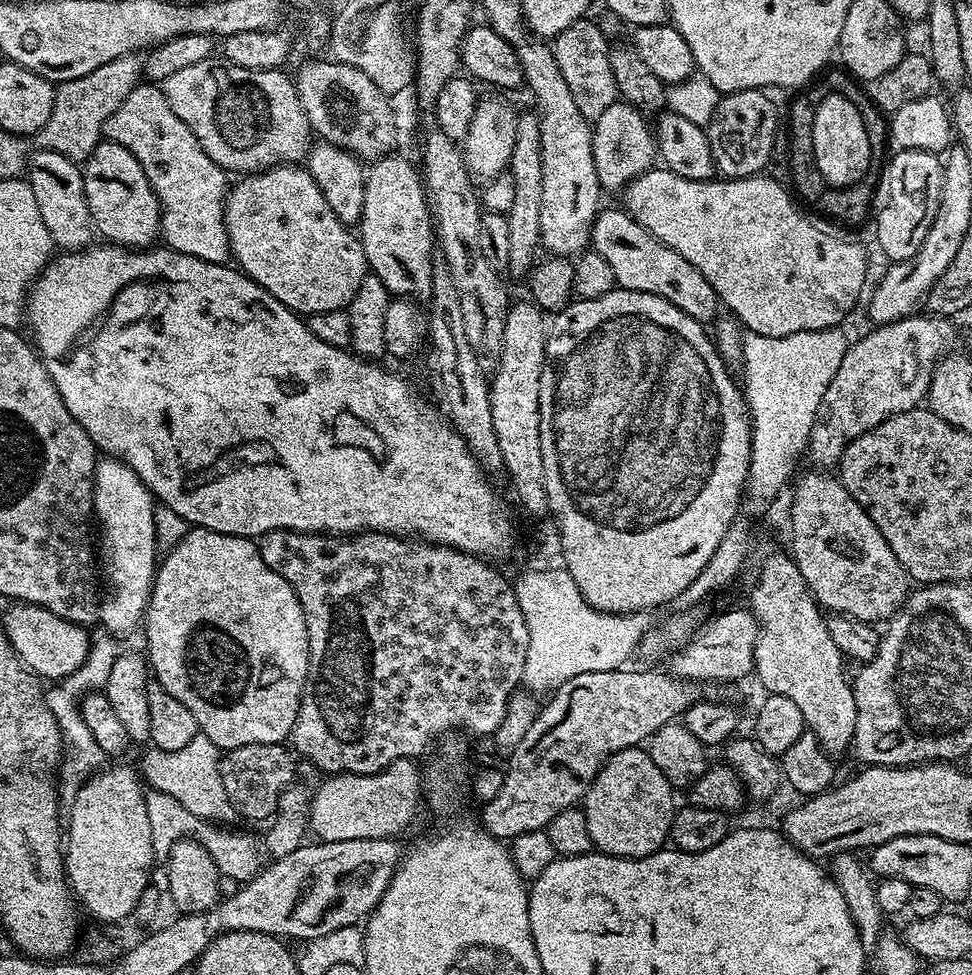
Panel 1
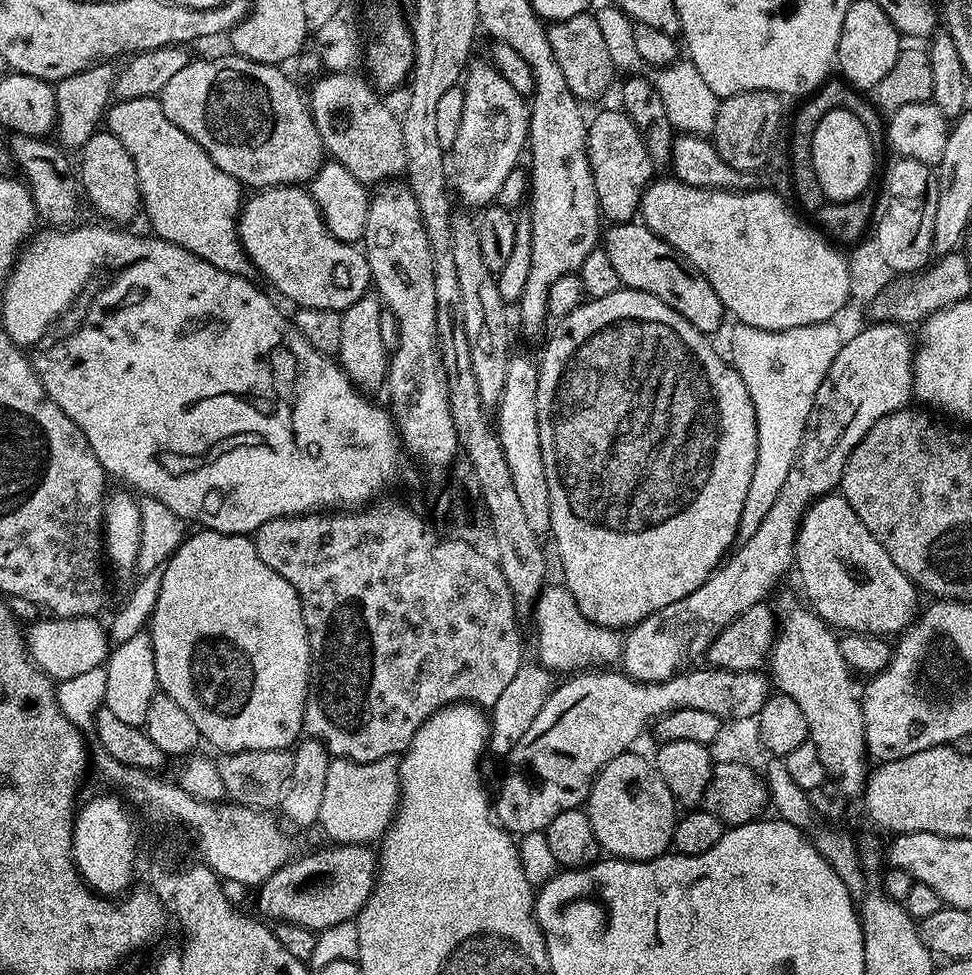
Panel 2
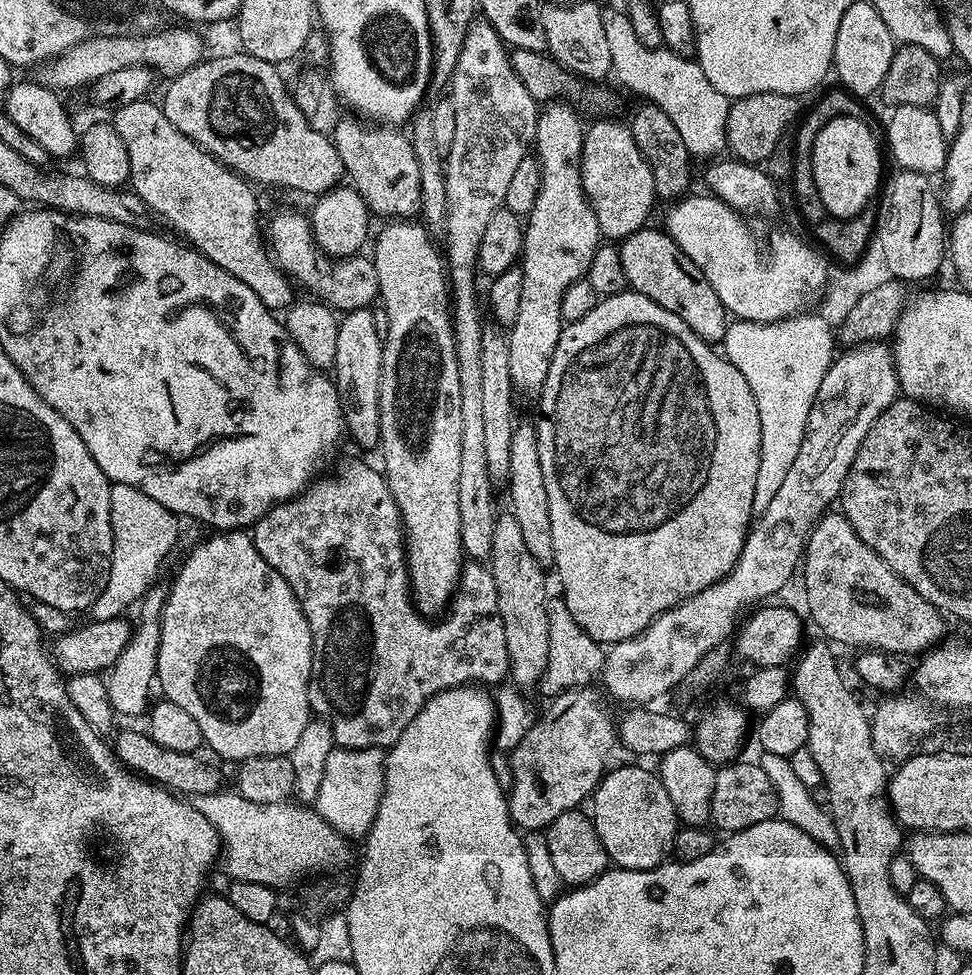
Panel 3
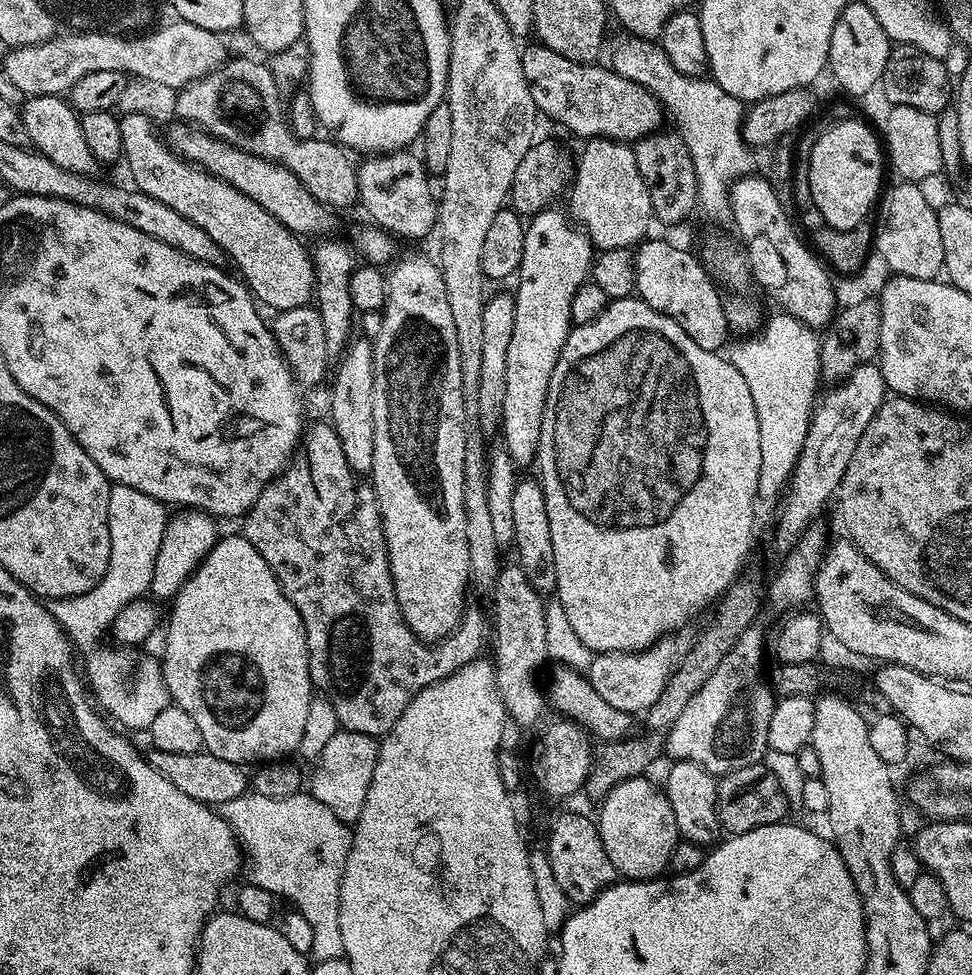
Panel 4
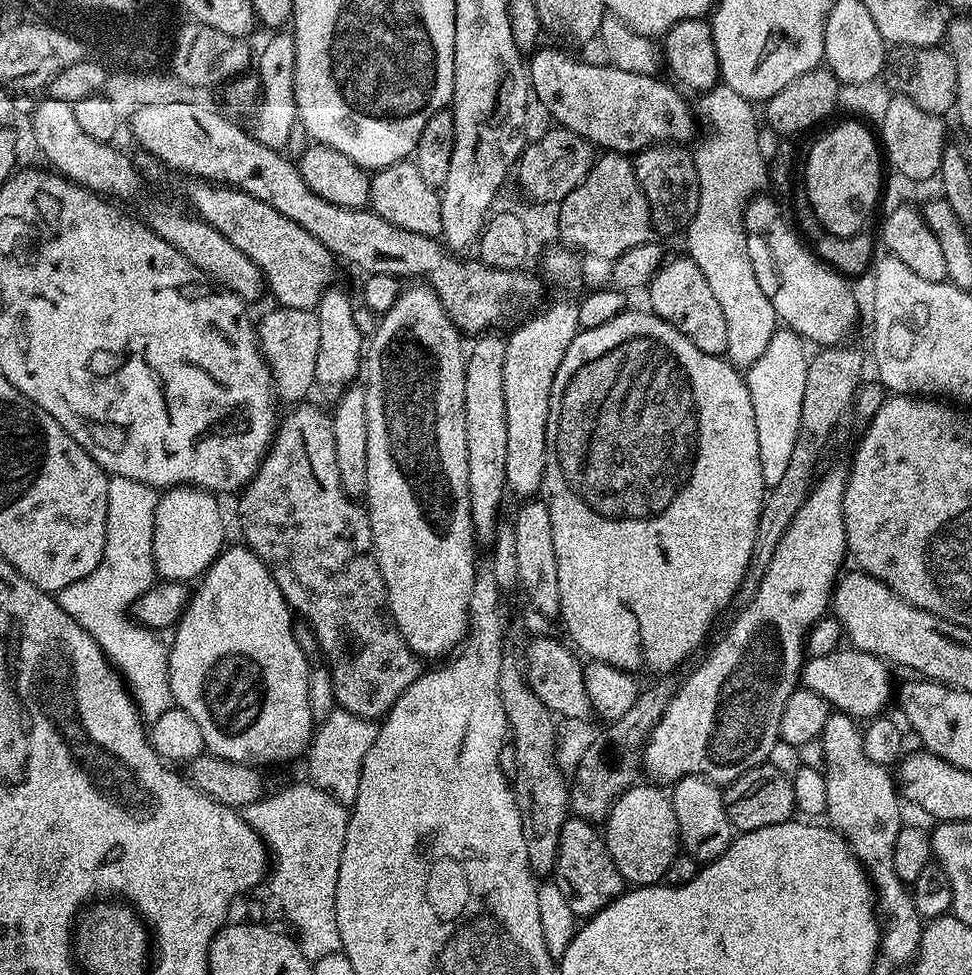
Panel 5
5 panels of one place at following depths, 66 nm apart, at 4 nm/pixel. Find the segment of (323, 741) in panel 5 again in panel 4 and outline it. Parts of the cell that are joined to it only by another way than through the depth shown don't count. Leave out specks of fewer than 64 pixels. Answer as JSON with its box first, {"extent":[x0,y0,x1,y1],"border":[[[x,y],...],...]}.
{"extent":[310,730,377,825],"border":[[[338,730],[326,746],[322,746],[322,754],[315,760],[312,772],[312,788],[310,794],[327,806],[344,824],[355,825],[362,814],[362,806],[366,802],[368,787],[376,765],[377,737]]]}

